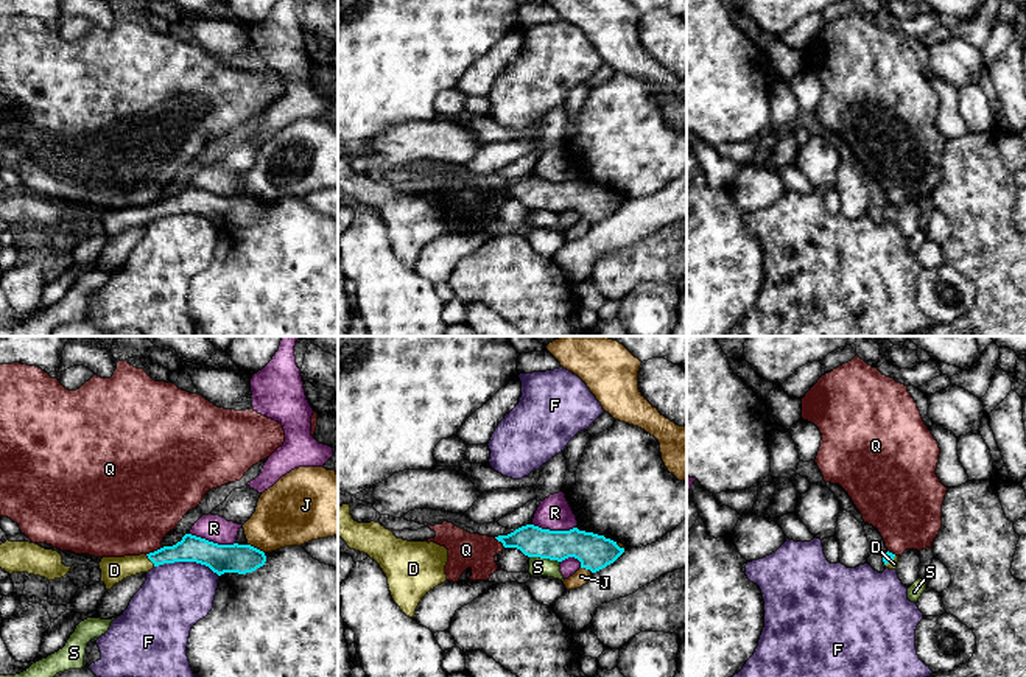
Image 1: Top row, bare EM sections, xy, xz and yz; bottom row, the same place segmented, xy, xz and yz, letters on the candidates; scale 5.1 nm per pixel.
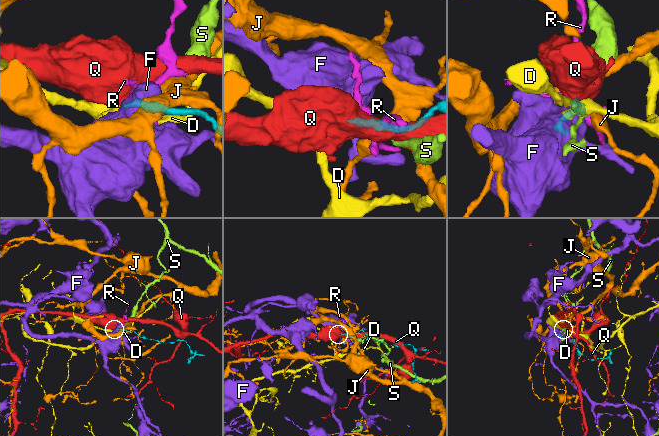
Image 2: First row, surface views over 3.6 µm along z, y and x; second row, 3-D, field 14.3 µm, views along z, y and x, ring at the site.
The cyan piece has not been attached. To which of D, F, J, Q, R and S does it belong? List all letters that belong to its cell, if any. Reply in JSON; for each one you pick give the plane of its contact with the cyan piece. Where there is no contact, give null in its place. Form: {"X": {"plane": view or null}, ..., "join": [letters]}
{"D": {"plane": "xy"}, "join": ["D"]}

